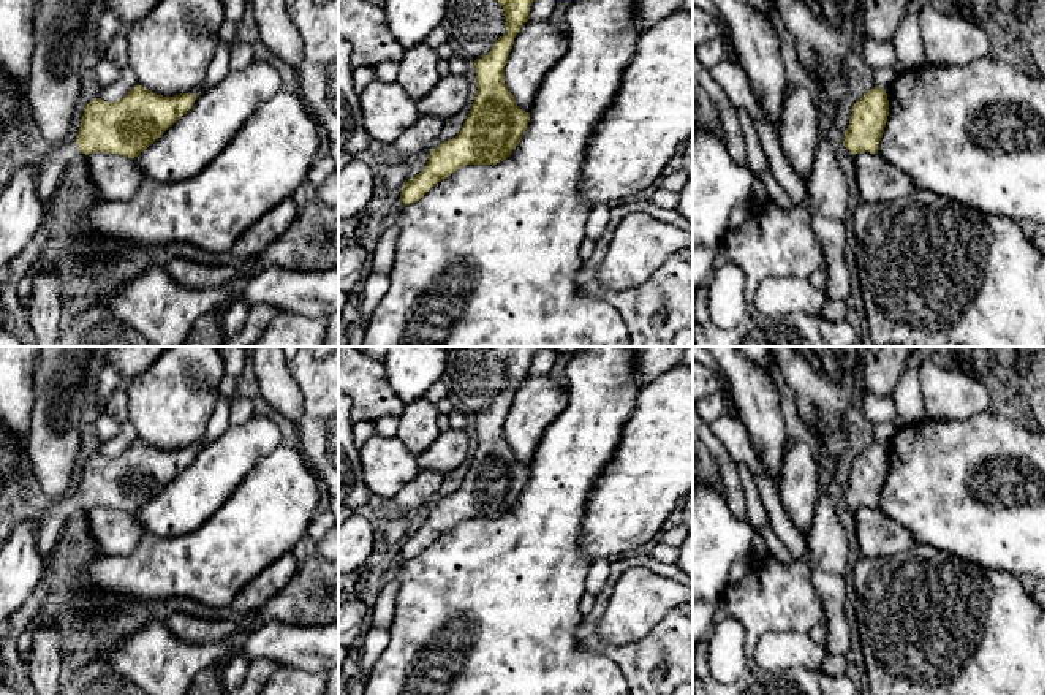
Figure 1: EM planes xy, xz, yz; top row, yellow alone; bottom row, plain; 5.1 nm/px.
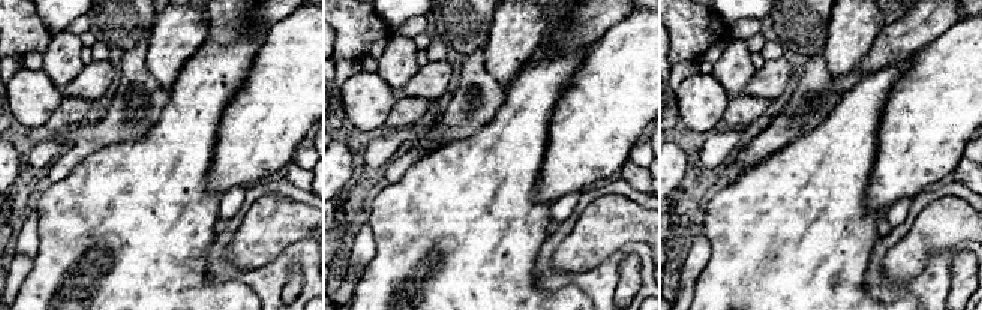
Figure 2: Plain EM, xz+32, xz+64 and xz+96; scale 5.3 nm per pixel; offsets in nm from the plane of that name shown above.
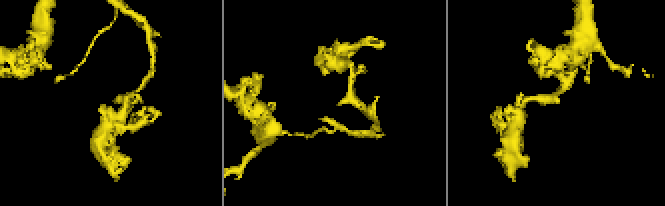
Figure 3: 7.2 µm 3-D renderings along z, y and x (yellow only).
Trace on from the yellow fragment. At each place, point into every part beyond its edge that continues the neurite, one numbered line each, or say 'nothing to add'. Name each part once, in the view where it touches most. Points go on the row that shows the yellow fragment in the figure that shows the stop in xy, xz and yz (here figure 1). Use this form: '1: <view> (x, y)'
nothing to add

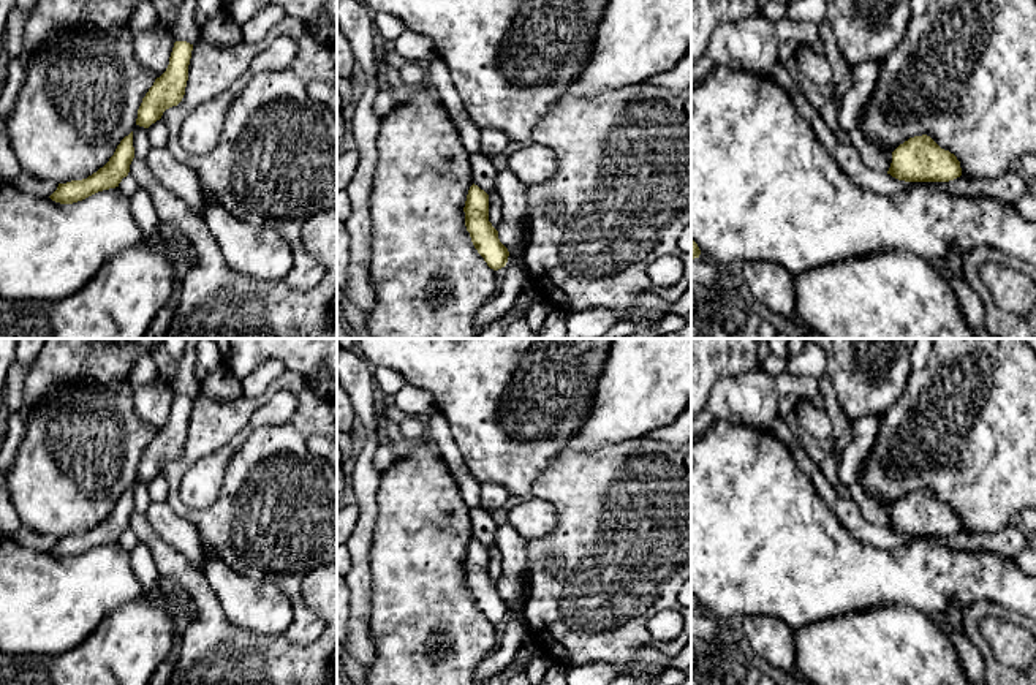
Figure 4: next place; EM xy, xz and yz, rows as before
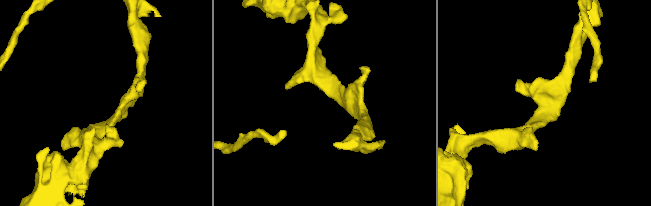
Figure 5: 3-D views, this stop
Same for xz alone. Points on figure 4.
nothing to add

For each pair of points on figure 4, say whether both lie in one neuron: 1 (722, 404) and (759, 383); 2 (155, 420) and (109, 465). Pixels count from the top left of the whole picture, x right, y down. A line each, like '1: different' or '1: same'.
1: same
2: different

